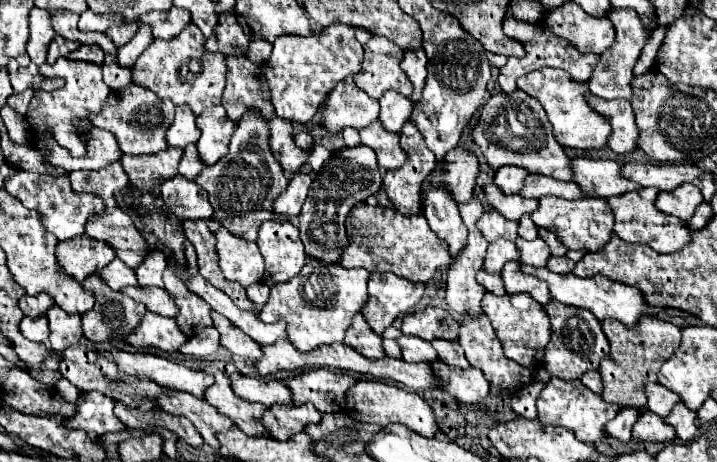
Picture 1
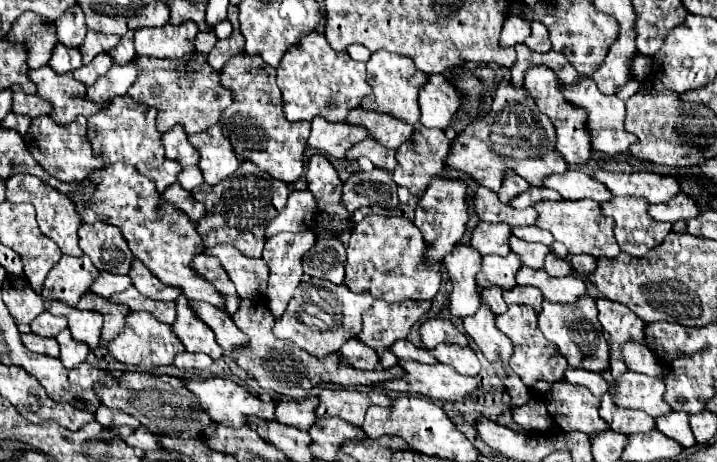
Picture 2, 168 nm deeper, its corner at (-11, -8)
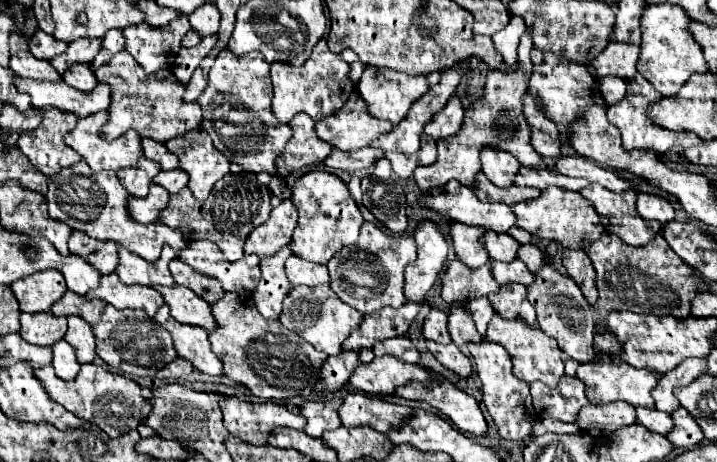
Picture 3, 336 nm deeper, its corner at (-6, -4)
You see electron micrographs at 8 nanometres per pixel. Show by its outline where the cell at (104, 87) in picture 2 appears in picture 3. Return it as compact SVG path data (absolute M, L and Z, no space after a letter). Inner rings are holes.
M14 76L14 86L18 92L30 94L34 108L50 106L72 112L76 118L92 116L98 110L106 110L106 104L110 104L110 88L106 88L106 84L98 84L94 92L78 92L64 82L38 82Z

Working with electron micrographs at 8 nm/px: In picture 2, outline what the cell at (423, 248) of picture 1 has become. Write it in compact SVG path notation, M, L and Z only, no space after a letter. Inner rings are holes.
M367 216L355 224L351 238L349 238L345 282L355 292L371 290L373 296L383 296L385 300L391 300L391 302L399 302L405 298L433 300L443 280L443 264L427 264L425 262L427 248L429 244L423 240L419 228L411 220L403 216Z

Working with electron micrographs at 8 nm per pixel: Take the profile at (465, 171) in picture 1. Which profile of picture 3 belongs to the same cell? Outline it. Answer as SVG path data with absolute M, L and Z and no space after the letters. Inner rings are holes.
M430 220L418 224L414 232L414 240L418 248L418 258L414 264L406 268L404 296L406 302L424 302L426 292L434 286L438 272L444 266L448 246L438 226Z

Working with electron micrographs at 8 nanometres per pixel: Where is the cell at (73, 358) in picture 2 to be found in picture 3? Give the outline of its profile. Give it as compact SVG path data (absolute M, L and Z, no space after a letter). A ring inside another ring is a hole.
M60 340L58 344L54 344L52 350L54 350L52 366L56 370L56 376L62 380L74 380L80 370L80 364L78 364L70 344L66 344L66 340Z

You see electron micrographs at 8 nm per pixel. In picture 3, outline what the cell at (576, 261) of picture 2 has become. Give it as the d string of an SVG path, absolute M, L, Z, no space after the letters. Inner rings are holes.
M564 248L562 261L567 274L579 285L588 304L594 306L598 298L598 290L595 285L596 272L592 268L590 258L582 250Z

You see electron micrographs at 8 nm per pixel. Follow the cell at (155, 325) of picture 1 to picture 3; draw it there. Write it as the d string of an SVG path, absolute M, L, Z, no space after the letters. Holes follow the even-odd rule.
M106 306L102 310L102 318L92 326L96 338L96 354L110 366L112 372L134 374L134 376L154 376L160 368L170 364L176 358L170 332L162 328L154 318L146 316L142 310L118 310L114 306Z

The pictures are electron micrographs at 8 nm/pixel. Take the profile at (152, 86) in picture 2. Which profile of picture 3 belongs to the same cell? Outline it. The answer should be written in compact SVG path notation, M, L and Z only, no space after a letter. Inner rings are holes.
M124 50L110 58L108 64L94 70L96 80L110 86L110 106L108 106L108 122L100 128L100 136L104 140L114 140L128 132L130 128L136 130L142 138L152 138L156 142L168 142L174 136L182 136L202 122L202 112L196 102L186 104L182 102L184 86L172 76L170 70L156 72L154 76L140 82L140 68L138 62Z

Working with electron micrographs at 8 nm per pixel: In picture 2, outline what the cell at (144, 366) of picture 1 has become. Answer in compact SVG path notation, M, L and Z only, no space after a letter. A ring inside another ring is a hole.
M209 378L209 380L183 380L185 388L191 390L197 400L199 400L199 406L203 408L203 412L207 412L207 416L215 422L221 422L225 426L245 426L245 418L247 416L259 416L259 418L265 418L265 420L275 420L275 414L273 414L273 408L275 404L269 400L269 402L263 402L259 400L257 396L249 394L243 386L231 382L231 380L225 380L225 378Z

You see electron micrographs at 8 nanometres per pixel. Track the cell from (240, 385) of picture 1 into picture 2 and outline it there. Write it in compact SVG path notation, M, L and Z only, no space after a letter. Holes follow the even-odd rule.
M309 396L303 400L277 400L275 402L275 416L283 424L291 424L299 430L309 430L309 426L315 422L315 408L317 398Z

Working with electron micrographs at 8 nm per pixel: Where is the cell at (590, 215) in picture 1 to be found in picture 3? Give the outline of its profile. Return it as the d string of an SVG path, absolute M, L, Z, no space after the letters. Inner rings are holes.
M550 186L542 190L540 196L534 200L524 200L520 204L514 204L512 212L516 216L518 228L528 230L538 238L554 240L564 248L584 250L586 244L592 244L594 240L598 240L598 234L604 232L598 214L594 212L594 208L590 208L590 202L586 198L582 198L580 192L572 192L558 186Z

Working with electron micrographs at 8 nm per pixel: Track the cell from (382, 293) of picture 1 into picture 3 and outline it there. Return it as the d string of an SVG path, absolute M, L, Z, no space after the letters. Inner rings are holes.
M404 304L402 308L382 308L374 316L364 316L360 328L342 342L342 350L363 350L388 338L406 336L412 320L420 312L420 304Z

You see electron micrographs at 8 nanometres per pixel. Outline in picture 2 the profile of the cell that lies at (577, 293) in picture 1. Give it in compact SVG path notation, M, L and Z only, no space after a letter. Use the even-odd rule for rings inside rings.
M521 266L517 284L535 286L543 292L545 300L557 304L575 304L581 296L587 294L587 284L577 274L565 278L551 278L545 270L533 270L527 266Z

